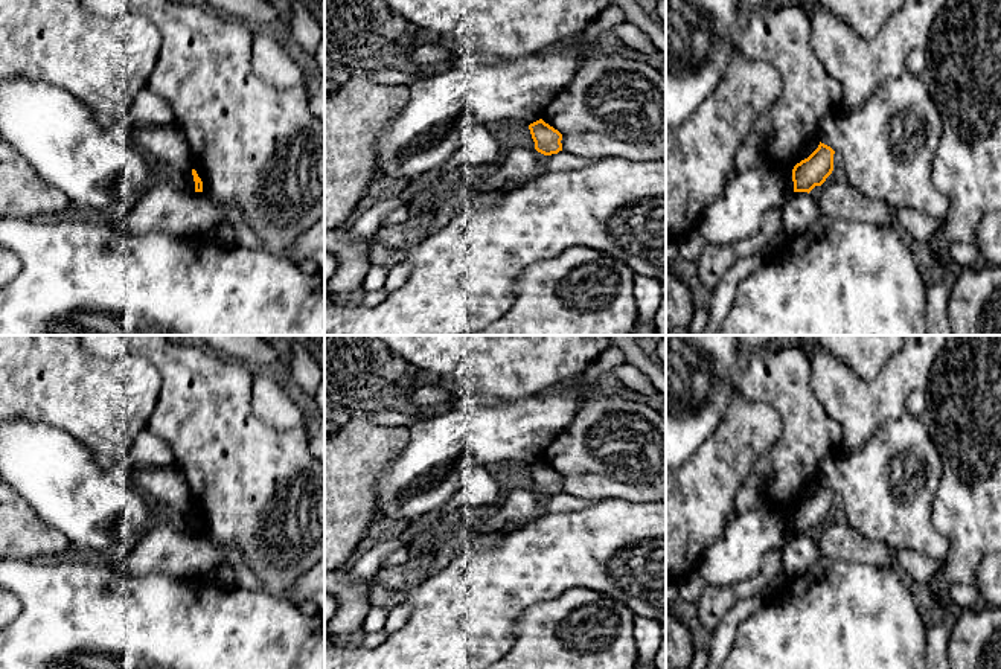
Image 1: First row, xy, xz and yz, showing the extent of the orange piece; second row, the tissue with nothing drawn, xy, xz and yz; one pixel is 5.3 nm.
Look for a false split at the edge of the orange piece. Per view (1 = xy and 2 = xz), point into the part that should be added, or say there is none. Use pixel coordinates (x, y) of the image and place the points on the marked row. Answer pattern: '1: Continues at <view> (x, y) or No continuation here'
1: No continuation here
2: No continuation here

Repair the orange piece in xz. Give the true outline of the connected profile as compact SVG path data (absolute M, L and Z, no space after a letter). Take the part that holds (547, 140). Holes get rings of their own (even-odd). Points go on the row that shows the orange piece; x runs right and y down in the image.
M542 119L529 125L535 149L544 155L558 154L562 151L562 134L545 123Z

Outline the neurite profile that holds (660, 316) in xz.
M666 291L654 317L655 335L666 335Z

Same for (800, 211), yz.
M792 192L782 207L783 235L803 233L821 213L818 201L808 192Z

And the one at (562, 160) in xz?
M559 151L558 154L548 155L547 168L548 171L570 171L570 169L582 169L593 165L594 160L585 157L576 157L567 151Z

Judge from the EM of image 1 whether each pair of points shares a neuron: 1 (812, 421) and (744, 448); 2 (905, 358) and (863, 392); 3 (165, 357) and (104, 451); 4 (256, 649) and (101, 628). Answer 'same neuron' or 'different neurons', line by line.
1: different neurons
2: same neuron
3: different neurons
4: same neuron

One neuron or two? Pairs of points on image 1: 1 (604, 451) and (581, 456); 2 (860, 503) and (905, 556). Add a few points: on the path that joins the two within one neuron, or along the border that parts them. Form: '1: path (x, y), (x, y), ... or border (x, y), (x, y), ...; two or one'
1: path (598, 451), (587, 451); one
2: border (892, 550), (916, 550), (936, 560); two

